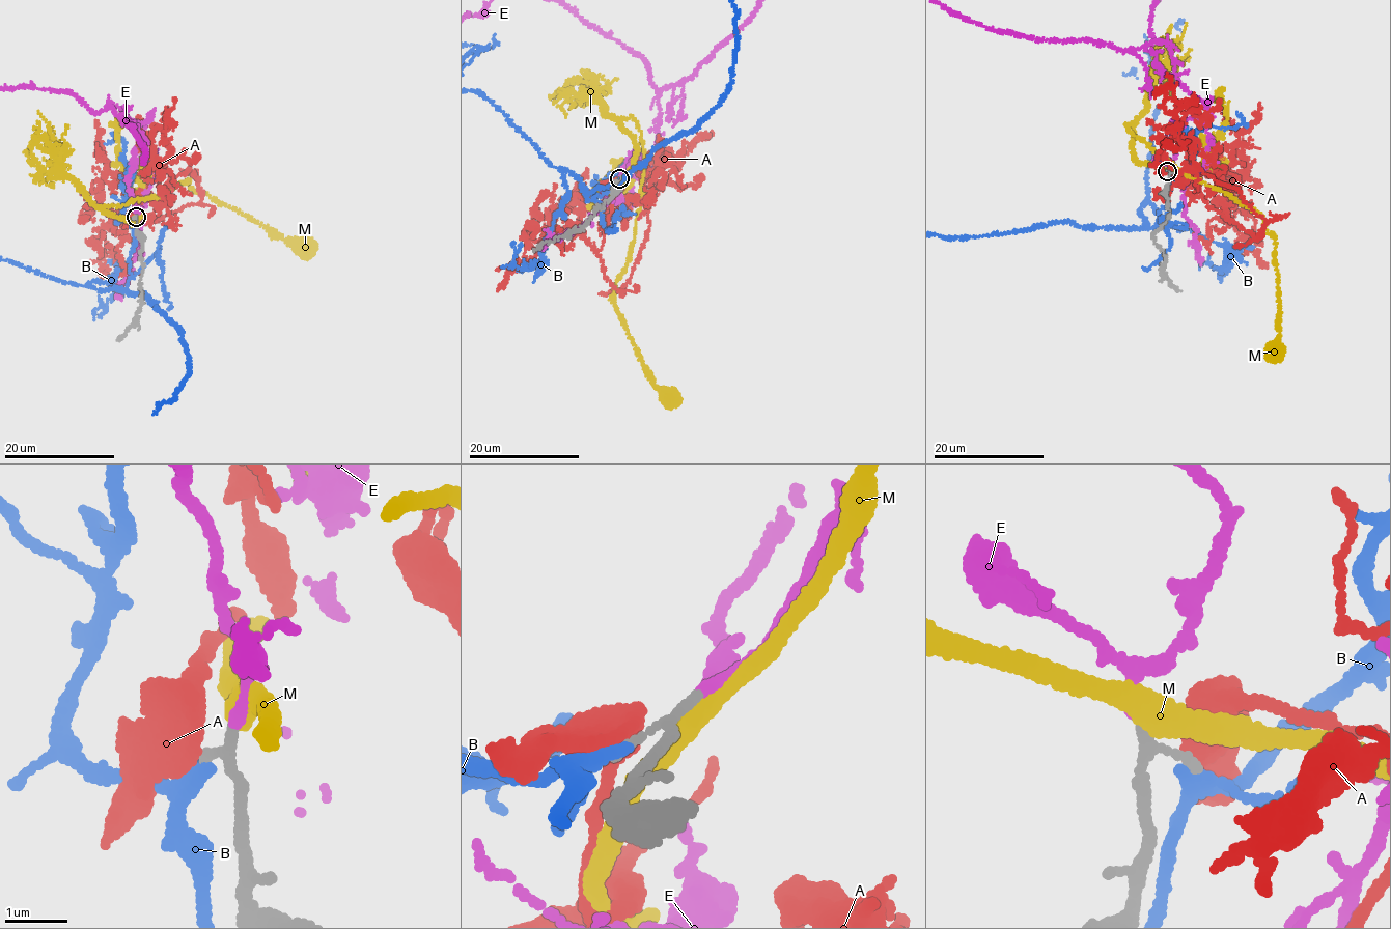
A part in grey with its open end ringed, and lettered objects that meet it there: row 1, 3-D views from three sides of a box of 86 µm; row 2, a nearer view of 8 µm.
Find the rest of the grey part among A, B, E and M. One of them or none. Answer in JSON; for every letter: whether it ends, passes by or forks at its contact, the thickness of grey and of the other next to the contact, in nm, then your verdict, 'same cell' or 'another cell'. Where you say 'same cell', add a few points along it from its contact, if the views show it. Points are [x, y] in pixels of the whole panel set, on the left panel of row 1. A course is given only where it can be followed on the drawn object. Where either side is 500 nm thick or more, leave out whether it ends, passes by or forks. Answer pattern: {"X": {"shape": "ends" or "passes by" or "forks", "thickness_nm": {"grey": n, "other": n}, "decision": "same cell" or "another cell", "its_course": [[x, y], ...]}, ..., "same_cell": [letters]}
{"A": {"shape": "passes by", "thickness_nm": {"grey": 90, "other": 440}, "decision": "another cell"}, "B": {"shape": "forks", "thickness_nm": {"grey": 80, "other": 150}, "decision": "another cell"}, "E": {"shape": "ends", "thickness_nm": {"grey": 100, "other": 160}, "decision": "same cell"}, "M": {"shape": "passes by", "thickness_nm": {"grey": 110, "other": 400}, "decision": "another cell"}, "same_cell": ["E"]}

